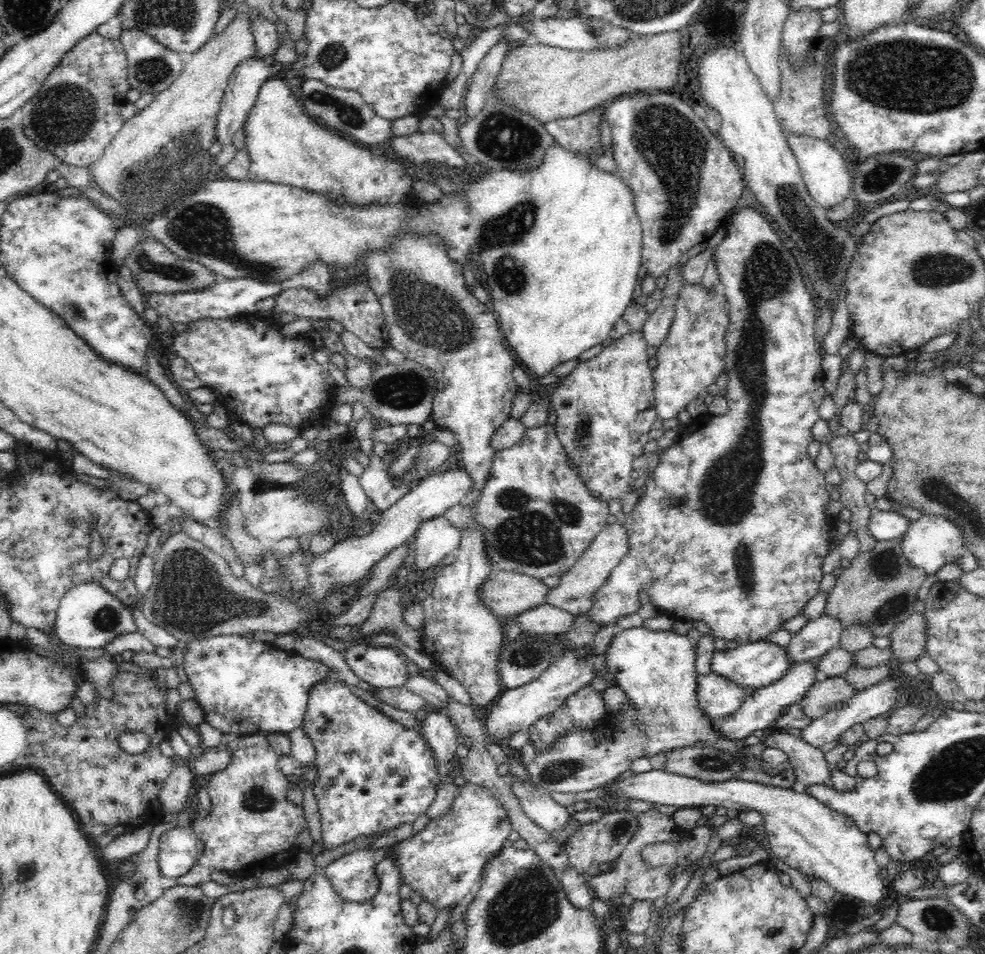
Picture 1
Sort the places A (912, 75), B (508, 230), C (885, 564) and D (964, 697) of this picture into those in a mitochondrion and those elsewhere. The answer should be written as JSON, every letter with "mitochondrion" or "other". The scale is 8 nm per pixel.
{"A":"mitochondrion","B":"mitochondrion","C":"mitochondrion","D":"other"}

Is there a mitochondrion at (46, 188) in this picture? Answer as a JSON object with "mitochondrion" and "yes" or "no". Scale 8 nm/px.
{"mitochondrion":"no"}

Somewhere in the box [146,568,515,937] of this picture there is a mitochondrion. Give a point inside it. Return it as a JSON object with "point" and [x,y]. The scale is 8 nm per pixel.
{"point":[190,911]}

